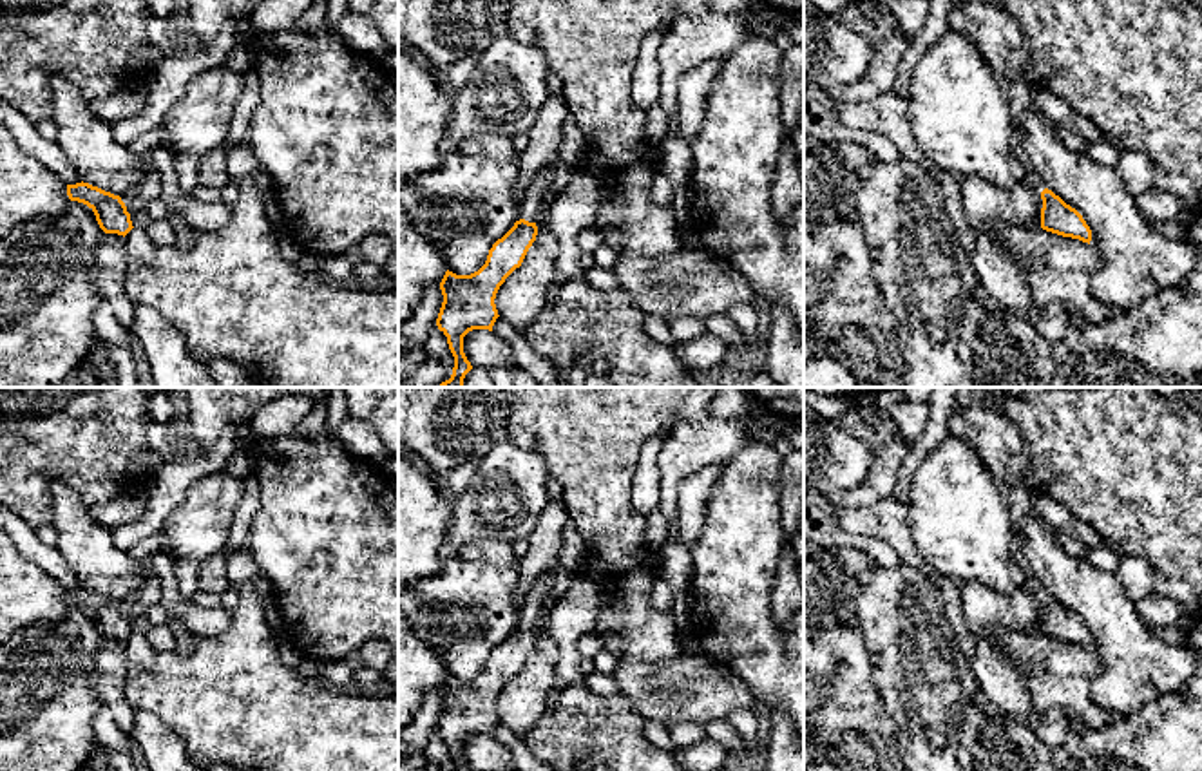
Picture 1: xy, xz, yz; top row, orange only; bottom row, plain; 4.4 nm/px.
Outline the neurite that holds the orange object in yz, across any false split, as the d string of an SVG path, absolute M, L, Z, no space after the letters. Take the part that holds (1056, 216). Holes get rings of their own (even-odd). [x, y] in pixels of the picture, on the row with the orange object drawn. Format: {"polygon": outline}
{"polygon": "M1045 188L1041 192L1043 208L1041 208L1041 228L1063 237L1079 239L1083 243L1092 241L1092 230L1083 219L1083 215L1066 205L1052 190Z"}

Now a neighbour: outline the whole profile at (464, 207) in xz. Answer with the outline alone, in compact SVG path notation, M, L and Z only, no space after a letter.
M460 150L444 154L444 165L411 179L398 179L398 210L413 226L442 252L447 270L456 275L478 271L492 244L501 239L518 219L516 181L518 159L496 161Z

